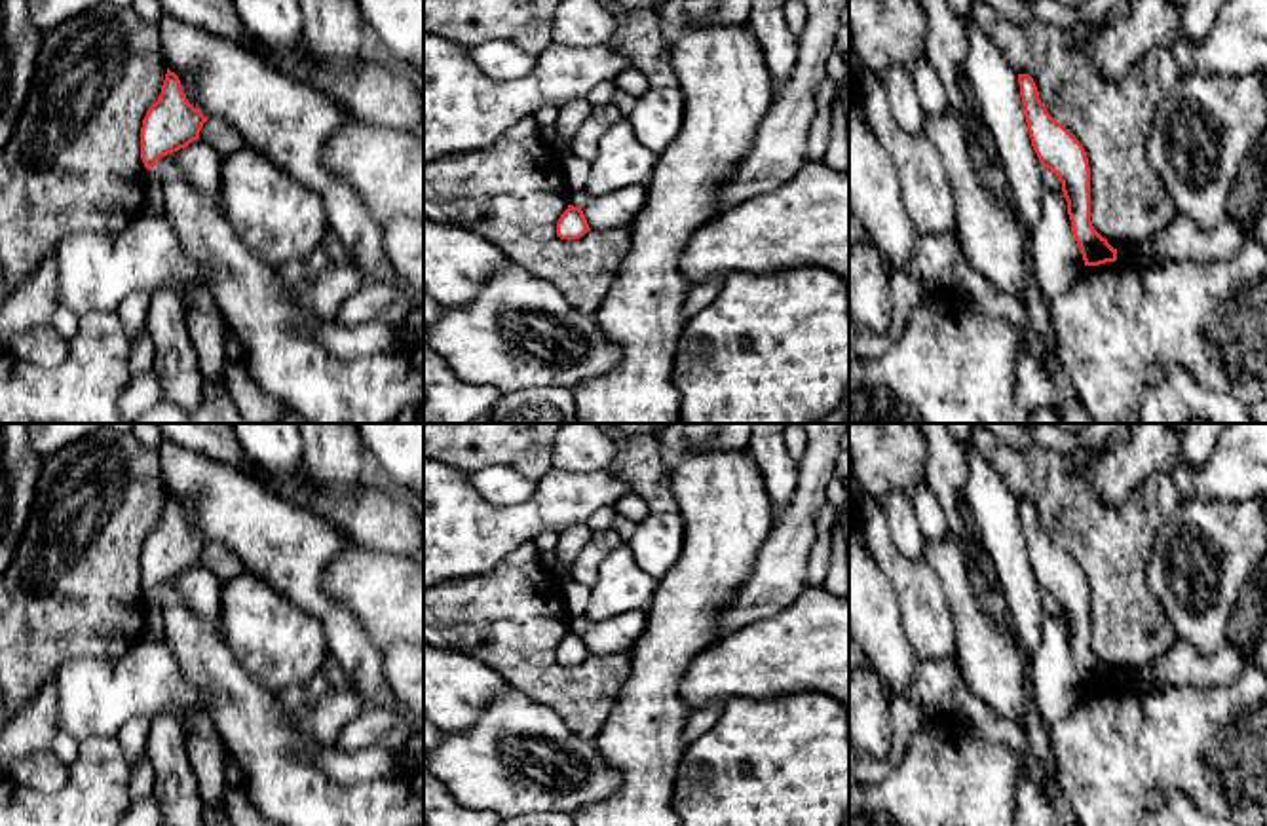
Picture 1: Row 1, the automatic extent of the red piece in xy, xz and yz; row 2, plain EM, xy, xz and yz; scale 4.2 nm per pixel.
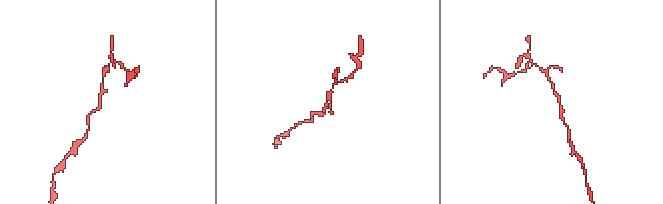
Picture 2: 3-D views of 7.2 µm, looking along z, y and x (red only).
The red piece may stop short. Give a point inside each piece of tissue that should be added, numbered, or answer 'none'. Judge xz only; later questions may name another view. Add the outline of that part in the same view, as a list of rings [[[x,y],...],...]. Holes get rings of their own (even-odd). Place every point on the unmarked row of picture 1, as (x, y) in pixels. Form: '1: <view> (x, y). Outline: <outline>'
none

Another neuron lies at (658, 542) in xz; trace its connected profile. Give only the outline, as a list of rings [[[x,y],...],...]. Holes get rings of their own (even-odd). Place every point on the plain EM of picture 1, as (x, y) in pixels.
[[[650,513],[629,541],[634,562],[657,581],[678,562],[684,549],[684,518],[680,513]]]

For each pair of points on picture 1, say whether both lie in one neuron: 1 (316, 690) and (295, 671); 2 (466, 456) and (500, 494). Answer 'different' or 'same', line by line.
1: different
2: different

